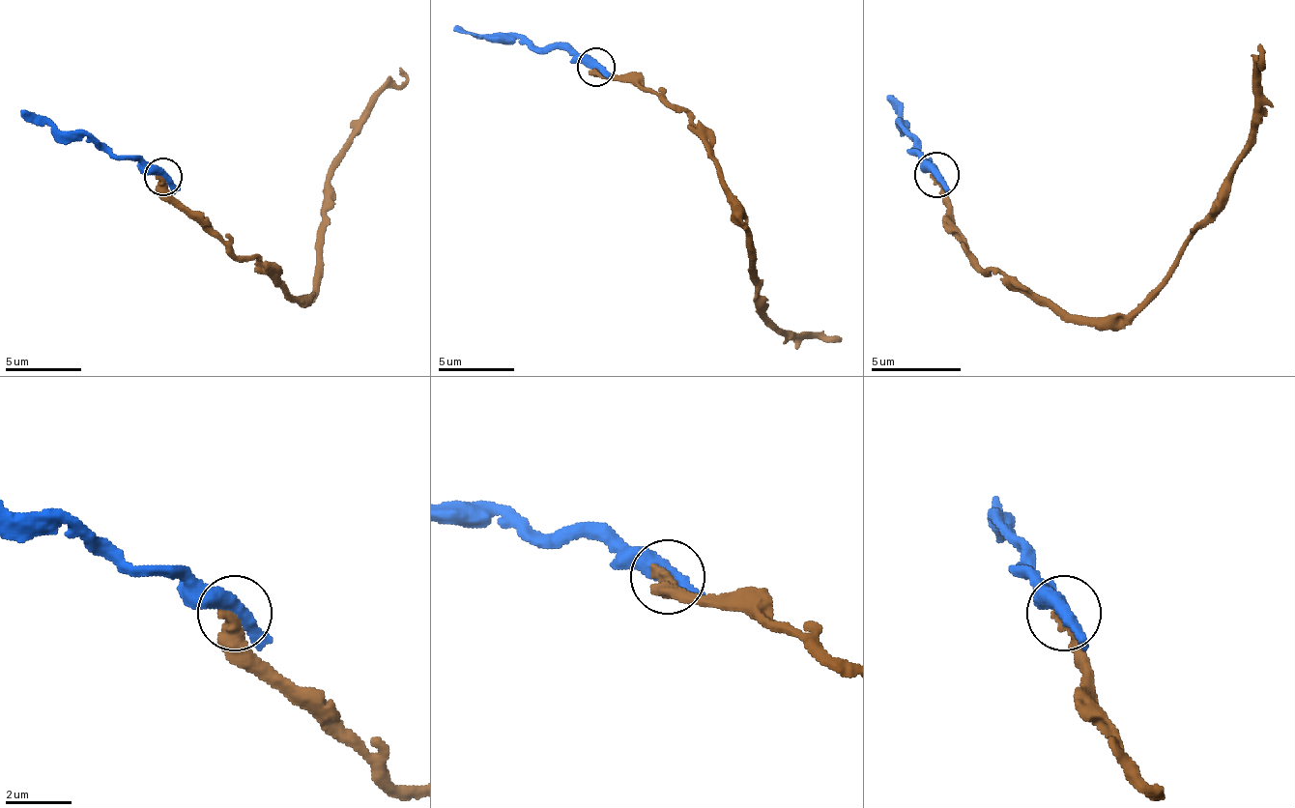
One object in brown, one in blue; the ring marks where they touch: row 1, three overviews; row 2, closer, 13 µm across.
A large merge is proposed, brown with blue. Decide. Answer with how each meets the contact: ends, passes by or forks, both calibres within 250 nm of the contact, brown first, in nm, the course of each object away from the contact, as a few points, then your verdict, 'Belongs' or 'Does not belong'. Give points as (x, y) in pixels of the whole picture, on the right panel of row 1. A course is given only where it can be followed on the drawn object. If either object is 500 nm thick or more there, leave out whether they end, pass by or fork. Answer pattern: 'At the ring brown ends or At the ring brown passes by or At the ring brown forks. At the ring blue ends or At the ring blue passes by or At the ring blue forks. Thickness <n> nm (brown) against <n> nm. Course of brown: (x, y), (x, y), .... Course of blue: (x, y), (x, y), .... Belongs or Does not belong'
At the ring brown ends. At the ring blue passes by. Thickness 480 nm (brown) against 460 nm. Course of brown: (935, 176), (949, 225), (985, 271), (1071, 316), (1125, 316), (1165, 275), (1221, 194), (1256, 112), (1256, 44). Course of blue: (935, 176), (912, 153), (908, 130), (885, 95). Does not belong

